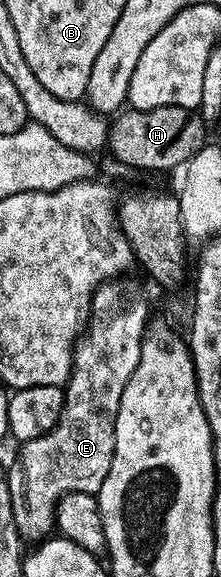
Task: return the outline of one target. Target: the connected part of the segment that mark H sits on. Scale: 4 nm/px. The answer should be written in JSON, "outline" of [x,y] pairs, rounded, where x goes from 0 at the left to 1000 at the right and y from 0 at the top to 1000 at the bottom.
{"outline":[[[719,185],[674,192],[561,189],[502,208],[484,260],[507,262],[534,281],[633,296],[814,293],[878,272],[878,265],[928,255],[923,225],[923,208],[900,198],[860,198],[846,185]]]}

